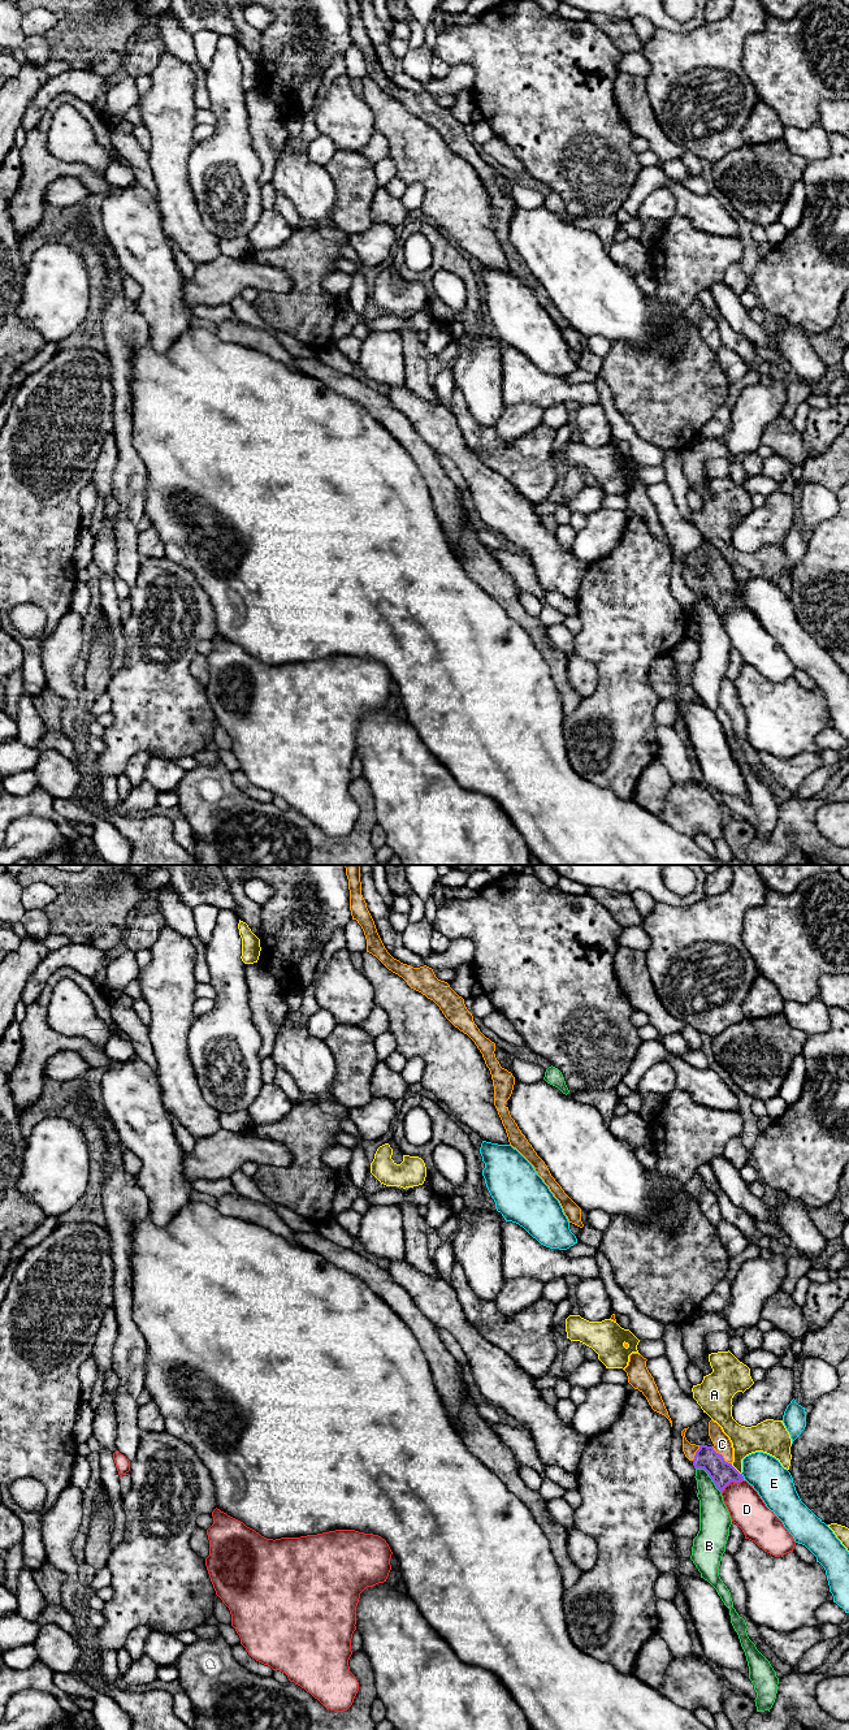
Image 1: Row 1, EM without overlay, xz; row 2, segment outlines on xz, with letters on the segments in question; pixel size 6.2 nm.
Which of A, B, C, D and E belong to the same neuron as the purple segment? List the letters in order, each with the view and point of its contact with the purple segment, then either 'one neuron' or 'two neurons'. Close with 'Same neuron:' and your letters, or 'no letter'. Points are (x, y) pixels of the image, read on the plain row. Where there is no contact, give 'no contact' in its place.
A: contact xz (735, 595); two neurons
B: contact xz (710, 602); two neurons
C: contact xz (722, 582); one neuron
D: contact xz (731, 606); two neurons
E: contact xz (743, 602); two neurons
Same neuron: C

